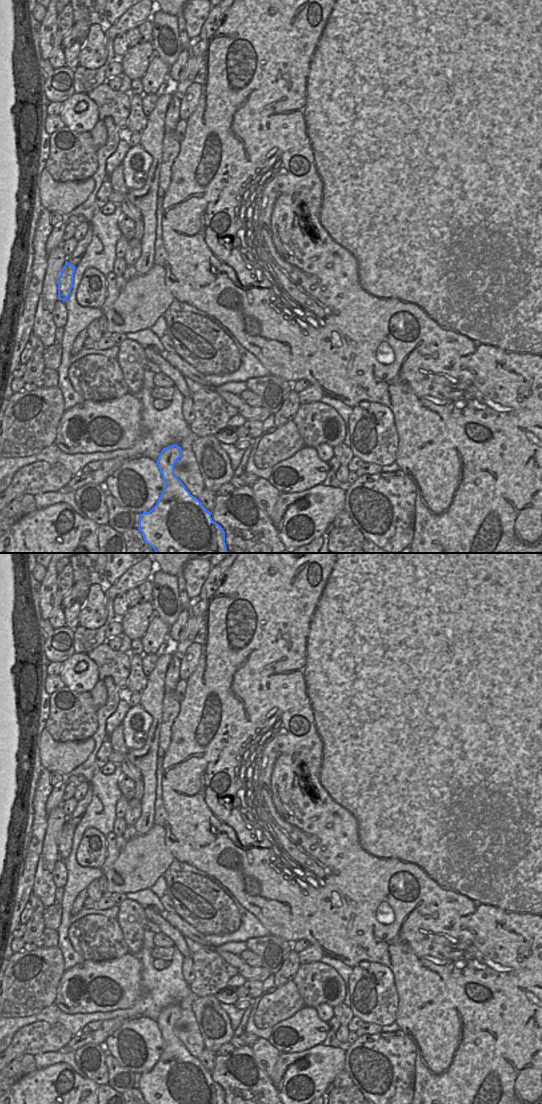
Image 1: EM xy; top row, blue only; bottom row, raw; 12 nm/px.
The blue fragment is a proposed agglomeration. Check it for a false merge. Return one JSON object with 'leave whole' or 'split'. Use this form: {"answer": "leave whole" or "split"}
{"answer": "leave whole"}

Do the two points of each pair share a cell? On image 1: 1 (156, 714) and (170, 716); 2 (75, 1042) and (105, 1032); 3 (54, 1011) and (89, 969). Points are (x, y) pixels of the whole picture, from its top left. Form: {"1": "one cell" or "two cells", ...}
{"1": "two cells", "2": "one cell", "3": "two cells"}

